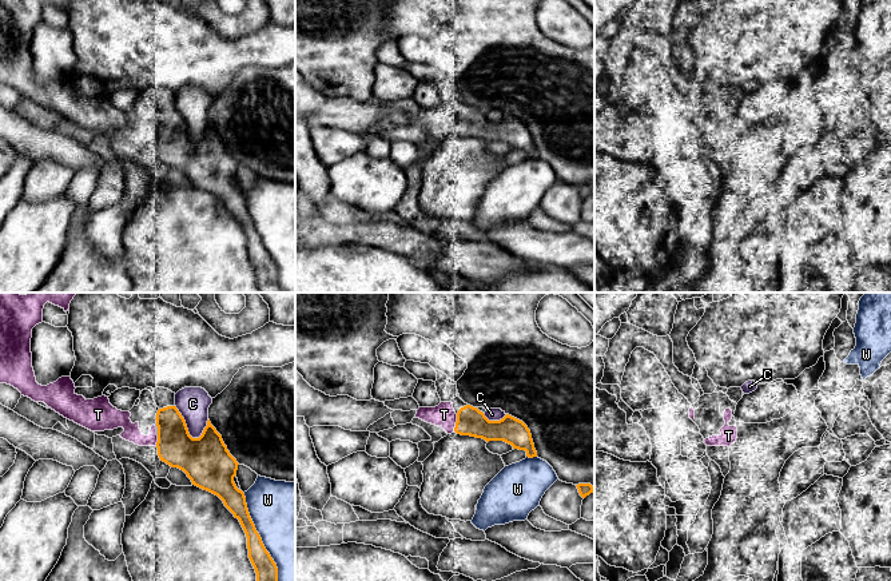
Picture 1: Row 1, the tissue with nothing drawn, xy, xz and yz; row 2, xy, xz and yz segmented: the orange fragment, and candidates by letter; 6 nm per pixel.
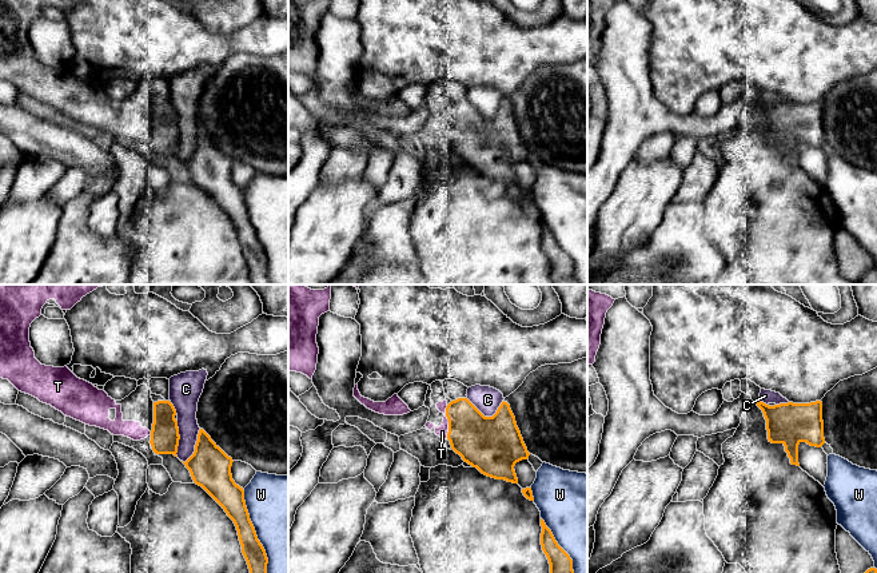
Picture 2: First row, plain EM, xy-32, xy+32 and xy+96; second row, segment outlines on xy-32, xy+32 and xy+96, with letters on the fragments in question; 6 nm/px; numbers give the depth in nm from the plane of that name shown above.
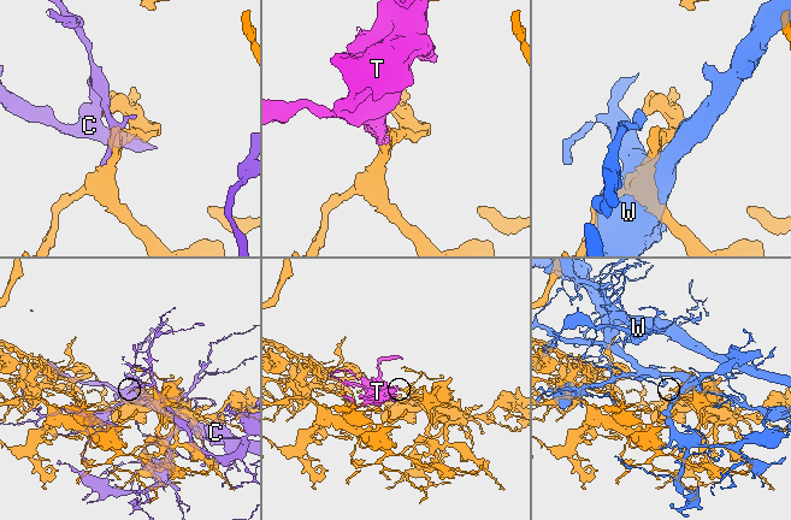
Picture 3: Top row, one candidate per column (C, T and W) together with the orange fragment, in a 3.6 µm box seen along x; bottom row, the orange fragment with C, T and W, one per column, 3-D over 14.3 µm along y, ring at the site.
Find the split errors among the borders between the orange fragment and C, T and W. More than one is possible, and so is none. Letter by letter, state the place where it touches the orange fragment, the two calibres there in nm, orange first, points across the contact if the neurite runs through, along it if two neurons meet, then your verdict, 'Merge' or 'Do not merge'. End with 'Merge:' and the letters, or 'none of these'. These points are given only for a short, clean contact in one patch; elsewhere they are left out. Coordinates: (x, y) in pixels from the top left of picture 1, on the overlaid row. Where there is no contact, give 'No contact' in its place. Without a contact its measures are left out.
C: Touches orange at xy (185, 424). Thickness 280 nm (orange) against 190 nm. Do not merge
T: Touches orange at xz (456, 424). Thickness 170 nm (orange) against 140 nm. Merge
W: Touches orange at xy (259, 537). Thickness 130 nm (orange) against 460 nm. Do not merge
Merge: T

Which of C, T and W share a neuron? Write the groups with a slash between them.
C / T / W

